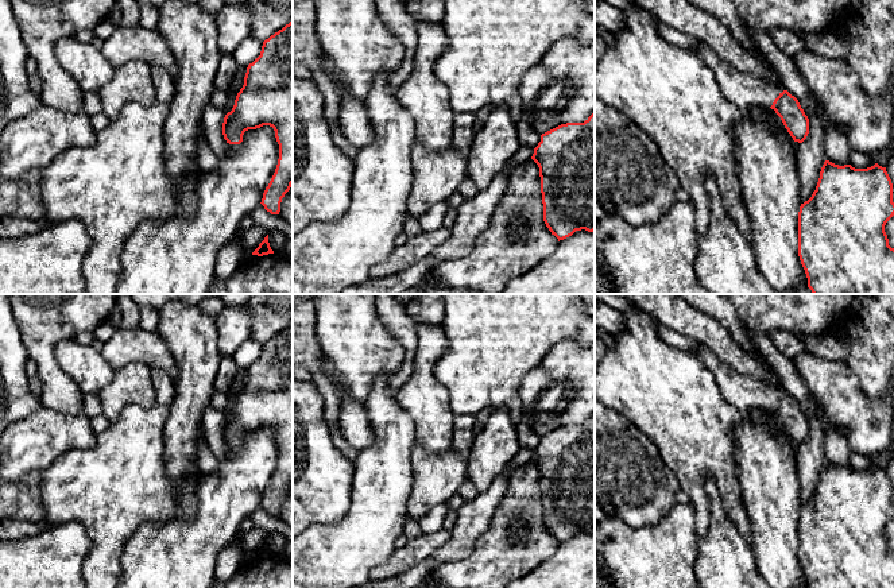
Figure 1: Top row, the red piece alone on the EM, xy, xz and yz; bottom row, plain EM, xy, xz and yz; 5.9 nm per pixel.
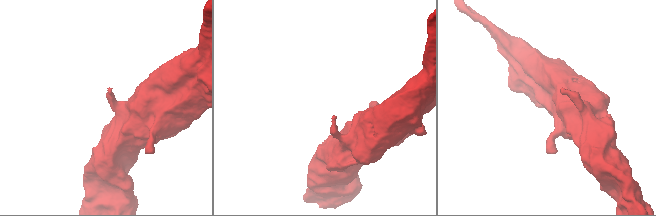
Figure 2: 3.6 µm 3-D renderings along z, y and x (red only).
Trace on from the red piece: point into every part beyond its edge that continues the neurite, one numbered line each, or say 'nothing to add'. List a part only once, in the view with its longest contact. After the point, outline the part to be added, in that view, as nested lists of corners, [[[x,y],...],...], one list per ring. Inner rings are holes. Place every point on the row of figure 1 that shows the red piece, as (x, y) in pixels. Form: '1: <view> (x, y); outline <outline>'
1: yz (743, 89); outline [[[698,40],[698,46],[694,51],[712,69],[725,97],[742,111],[751,105],[770,108],[774,100],[785,90],[748,73],[736,71],[727,62],[720,59],[704,42]]]

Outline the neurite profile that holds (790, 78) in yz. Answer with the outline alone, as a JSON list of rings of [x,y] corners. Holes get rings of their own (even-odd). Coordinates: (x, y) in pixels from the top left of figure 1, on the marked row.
[[[748,28],[748,31],[759,50],[766,55],[769,63],[779,74],[782,88],[798,100],[808,119],[813,117],[816,115],[817,101],[814,100],[806,80],[793,63],[792,57],[777,47],[770,38],[769,31],[754,31],[751,28]]]

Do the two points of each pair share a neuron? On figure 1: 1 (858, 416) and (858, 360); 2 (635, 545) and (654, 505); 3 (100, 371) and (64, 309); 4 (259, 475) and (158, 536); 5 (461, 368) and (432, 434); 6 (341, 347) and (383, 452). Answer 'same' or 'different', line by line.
1: different
2: different
3: different
4: same
5: different
6: different

